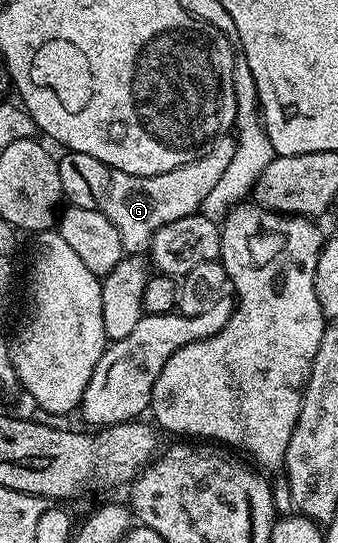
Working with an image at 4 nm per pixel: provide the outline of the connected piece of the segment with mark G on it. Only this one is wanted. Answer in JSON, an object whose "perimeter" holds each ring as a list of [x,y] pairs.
{"perimeter":[[[234,134],[222,135],[203,157],[189,166],[170,170],[169,173],[141,178],[121,171],[112,172],[110,193],[104,211],[121,235],[124,252],[131,255],[142,252],[139,250],[150,246],[157,230],[173,221],[196,214],[210,190],[221,181],[222,174],[233,161],[237,143]]]}

